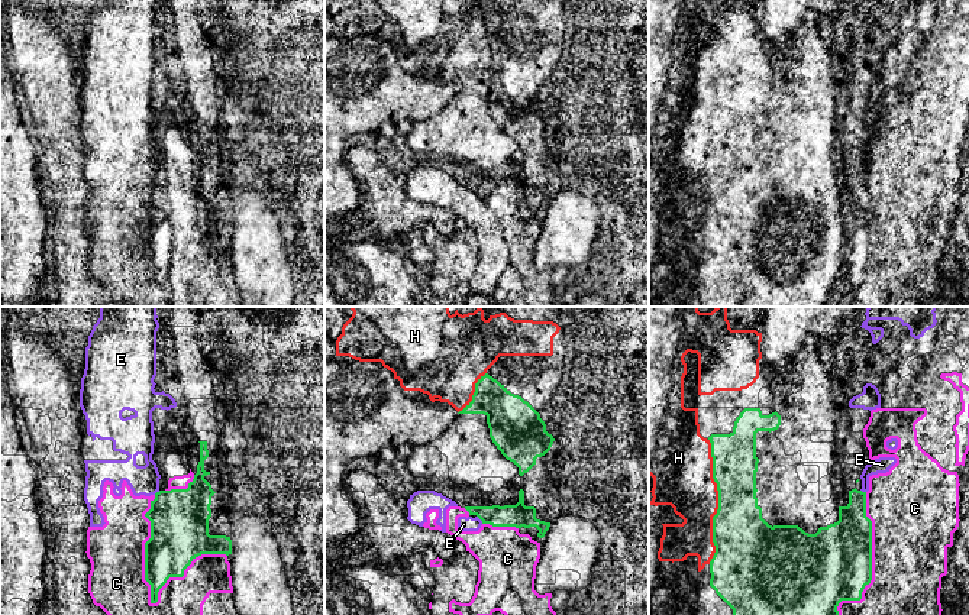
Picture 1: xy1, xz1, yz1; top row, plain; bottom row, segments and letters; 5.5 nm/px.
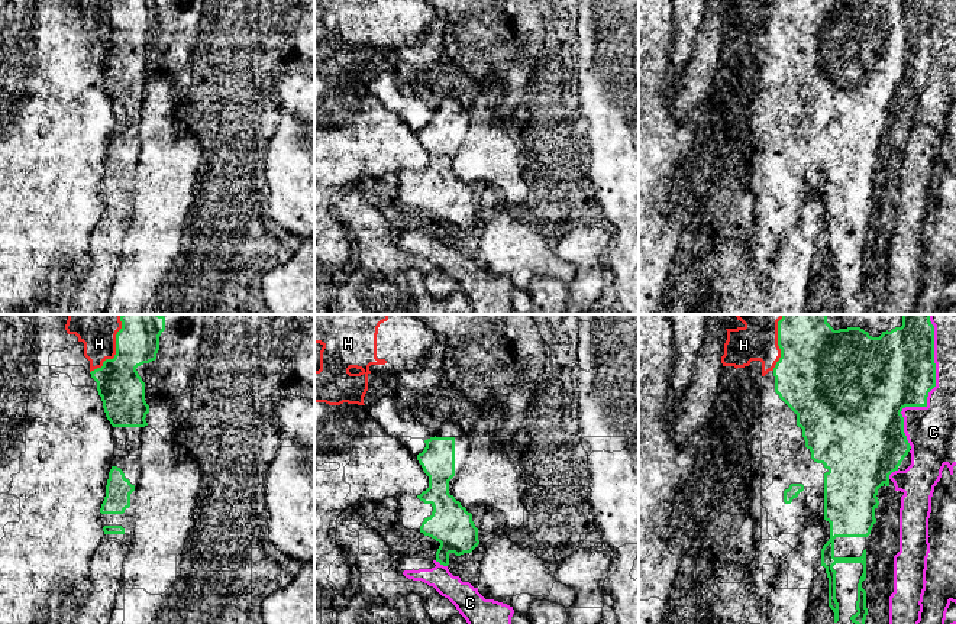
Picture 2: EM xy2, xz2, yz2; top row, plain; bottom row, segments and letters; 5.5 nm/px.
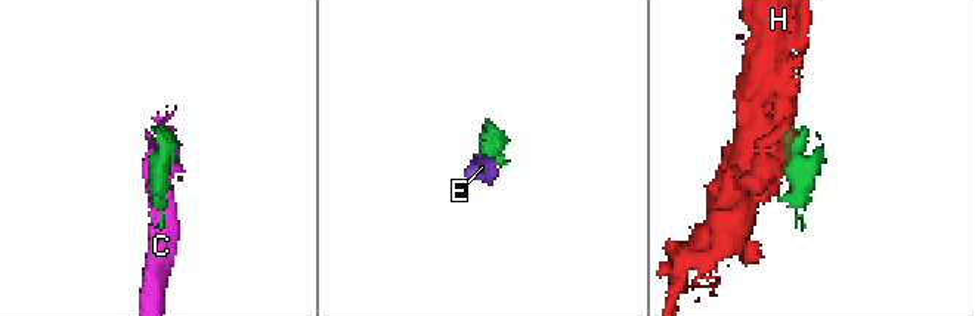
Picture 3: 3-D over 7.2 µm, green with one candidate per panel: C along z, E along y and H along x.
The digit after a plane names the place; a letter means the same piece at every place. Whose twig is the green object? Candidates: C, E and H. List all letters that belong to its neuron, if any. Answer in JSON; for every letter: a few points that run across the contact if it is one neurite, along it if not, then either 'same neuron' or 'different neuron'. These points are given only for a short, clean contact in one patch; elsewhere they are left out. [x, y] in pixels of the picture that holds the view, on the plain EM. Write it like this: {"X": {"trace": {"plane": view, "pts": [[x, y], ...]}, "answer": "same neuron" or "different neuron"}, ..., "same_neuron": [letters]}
{"C": {"answer": "different neuron"}, "E": {"answer": "different neuron"}, "H": {"answer": "different neuron"}, "same_neuron": []}

